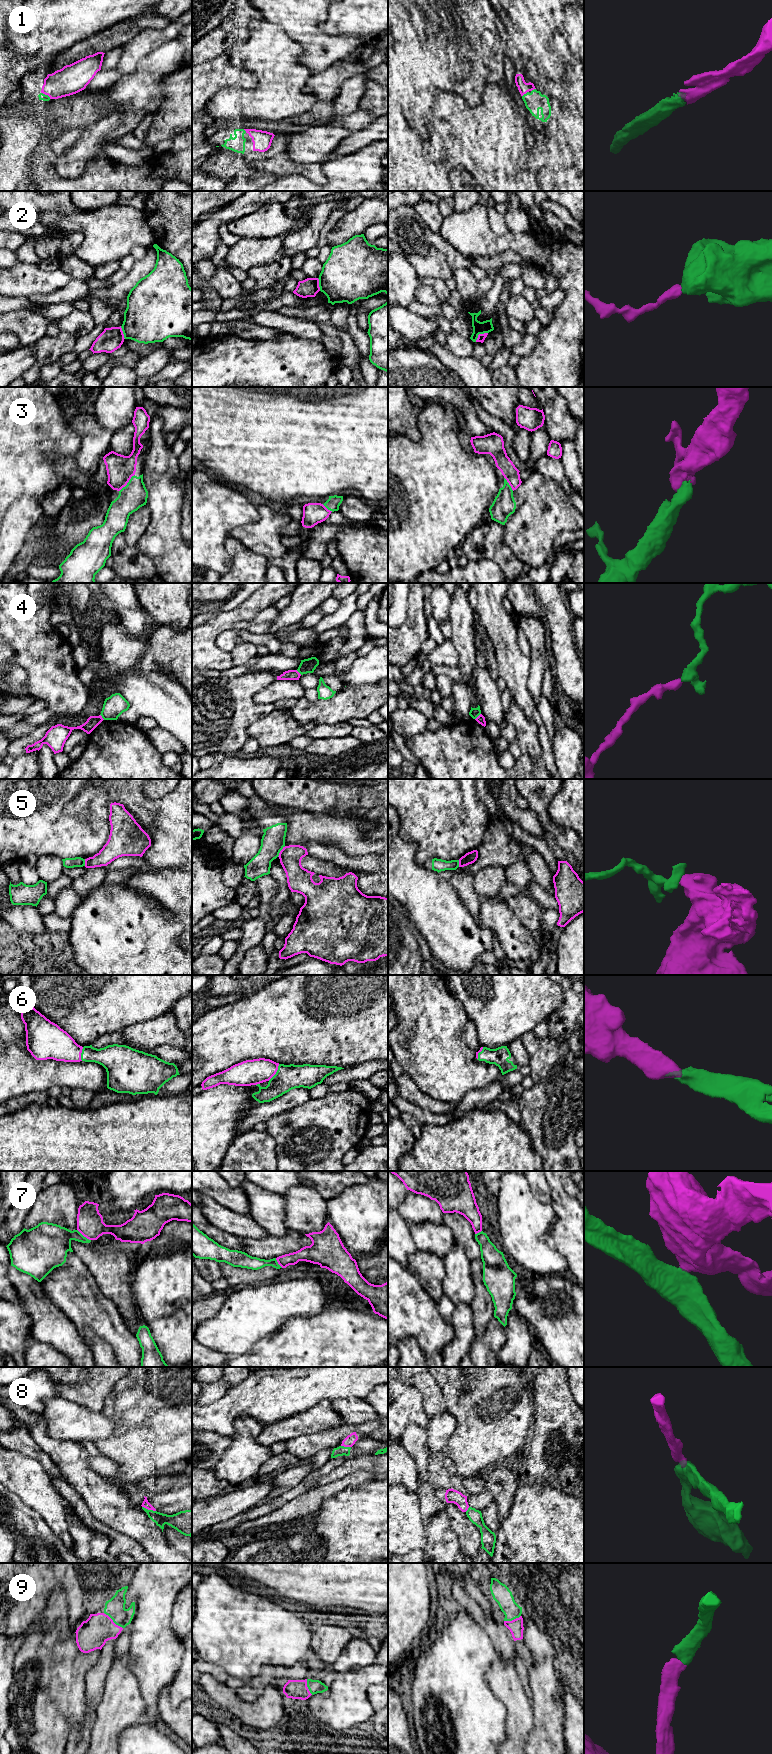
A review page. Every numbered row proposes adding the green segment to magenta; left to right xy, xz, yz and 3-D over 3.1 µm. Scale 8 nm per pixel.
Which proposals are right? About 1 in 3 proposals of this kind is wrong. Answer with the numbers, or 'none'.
1, 3, 6, 9

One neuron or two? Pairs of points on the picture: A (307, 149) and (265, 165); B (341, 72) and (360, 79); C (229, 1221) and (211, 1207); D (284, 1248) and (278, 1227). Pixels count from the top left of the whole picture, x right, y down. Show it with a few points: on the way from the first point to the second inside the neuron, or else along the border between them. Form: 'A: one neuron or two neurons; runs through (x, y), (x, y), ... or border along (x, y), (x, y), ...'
A: two neurons; border along (284, 151), (291, 159), (310, 164)
B: two neurons; border along (364, 71), (348, 78), (338, 93)
C: one neuron; runs through (225, 1220), (215, 1211)
D: two neurons; border along (287, 1228), (282, 1235), (269, 1234)

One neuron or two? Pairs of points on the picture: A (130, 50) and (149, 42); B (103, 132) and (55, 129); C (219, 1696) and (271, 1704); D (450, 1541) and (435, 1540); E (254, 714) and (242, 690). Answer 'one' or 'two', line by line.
A: one
B: two
C: one
D: one
E: one

